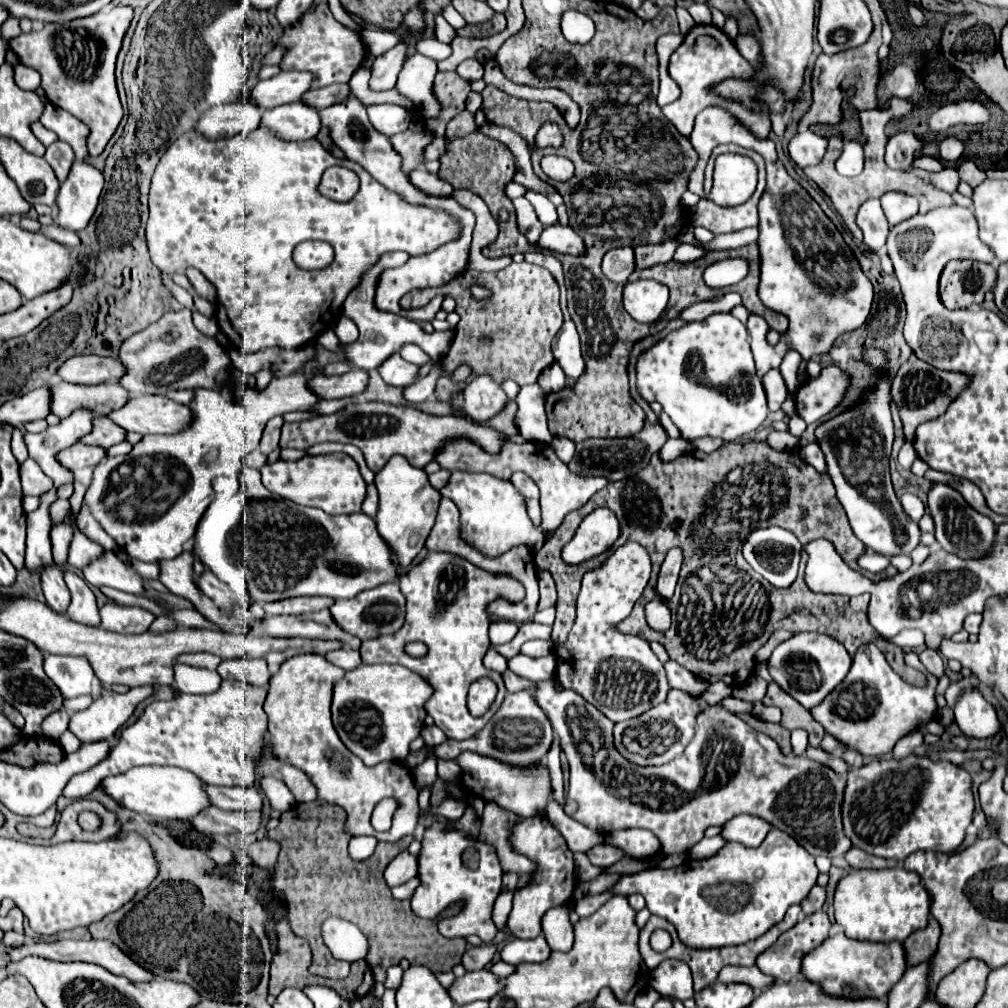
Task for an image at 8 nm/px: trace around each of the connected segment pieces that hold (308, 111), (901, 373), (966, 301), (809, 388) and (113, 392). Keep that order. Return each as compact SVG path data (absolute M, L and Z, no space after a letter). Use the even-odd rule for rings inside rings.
M296 101L274 107L272 111L264 111L260 127L266 127L284 141L304 141L312 139L320 131L320 119L316 109Z
M912 355L906 363L902 363L898 367L894 383L892 383L892 401L900 413L904 433L914 433L914 429L920 423L942 415L946 411L948 403L960 393L962 385L964 385L964 375L940 371L926 361L920 361L916 355Z
M950 261L940 275L940 301L948 309L964 309L972 303L982 303L984 293L994 287L996 269L980 261Z
M838 367L822 369L820 377L806 381L796 393L796 411L806 423L830 413L848 387L848 377Z
M66 381L50 383L50 413L64 419L76 407L94 409L98 415L120 409L128 399L128 393L118 383L102 385L72 385Z

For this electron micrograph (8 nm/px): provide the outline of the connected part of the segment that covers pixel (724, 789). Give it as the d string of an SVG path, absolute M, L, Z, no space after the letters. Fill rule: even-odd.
M512 671L502 673L502 679L510 693L530 687L536 689L534 699L538 707L546 713L556 735L560 737L560 747L570 763L570 789L566 795L564 811L568 817L580 821L582 825L598 833L640 827L652 831L660 839L664 855L688 853L704 837L704 831L708 827L720 827L728 819L748 813L788 833L814 857L818 855L840 857L852 847L850 839L842 831L842 819L840 819L840 799L844 791L844 781L838 779L832 769L816 761L810 761L806 757L782 755L776 741L768 737L762 737L762 743L758 743L758 733L752 731L748 723L738 719L734 713L724 711L722 707L710 707L698 715L696 735L680 757L676 757L674 761L662 767L638 767L634 763L628 763L614 749L612 745L614 723L606 719L600 711L596 711L596 707L584 703L584 699L580 699L574 691L558 691L552 679L534 683L526 677L518 677Z

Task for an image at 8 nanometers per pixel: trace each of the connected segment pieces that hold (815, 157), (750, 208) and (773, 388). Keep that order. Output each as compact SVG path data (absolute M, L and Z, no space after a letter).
M800 131L790 139L788 153L790 159L802 169L816 165L826 153L826 139L812 131Z
M718 145L718 147L712 151L712 155L710 155L710 159L706 165L704 174L705 192L710 192L712 188L714 163L716 157L718 157L720 153L738 153L738 155L750 157L750 159L758 165L758 187L756 187L754 195L752 195L746 203L736 205L736 207L716 207L712 201L700 199L698 205L694 205L694 207L690 209L690 225L694 225L694 227L704 227L704 229L712 231L714 235L720 235L720 233L734 233L734 231L740 231L740 229L746 229L746 227L756 227L756 225L758 225L758 211L756 211L756 205L758 205L758 199L760 199L760 195L762 195L762 191L764 191L764 187L766 187L766 181L764 181L764 177L766 177L766 173L764 173L764 159L762 159L756 151L744 149L744 147L736 147L736 145Z
M772 369L768 371L764 377L762 377L762 383L764 383L764 389L766 389L766 397L768 397L768 407L770 411L778 411L780 405L786 401L788 397L788 389L786 389L786 383L780 375L778 369Z

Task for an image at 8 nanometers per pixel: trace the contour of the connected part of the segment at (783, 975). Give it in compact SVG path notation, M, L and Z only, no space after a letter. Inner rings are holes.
M818 911L816 915L808 915L802 921L798 921L792 929L782 933L772 947L768 947L764 953L760 953L756 959L756 967L762 973L774 977L776 981L792 981L792 979L800 977L802 957L808 951L812 951L814 947L818 947L828 937L828 933L830 933L830 921L828 921L828 915L824 911Z

